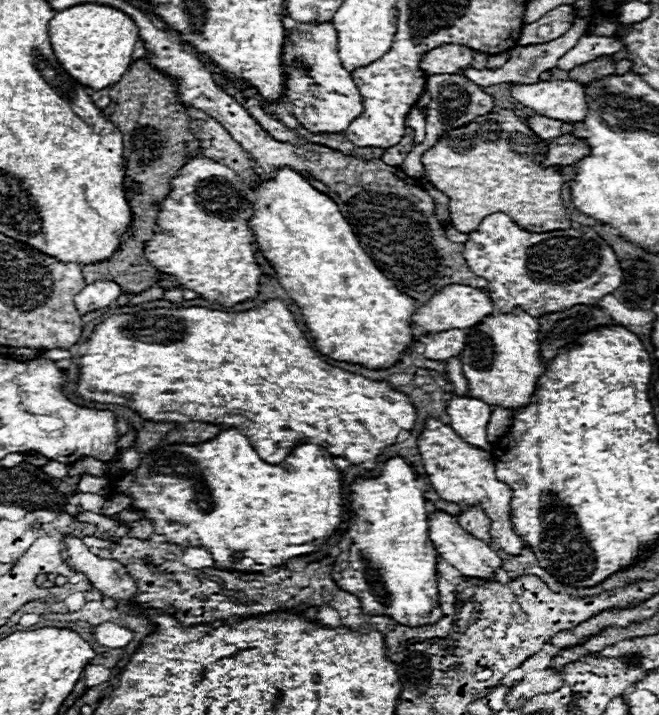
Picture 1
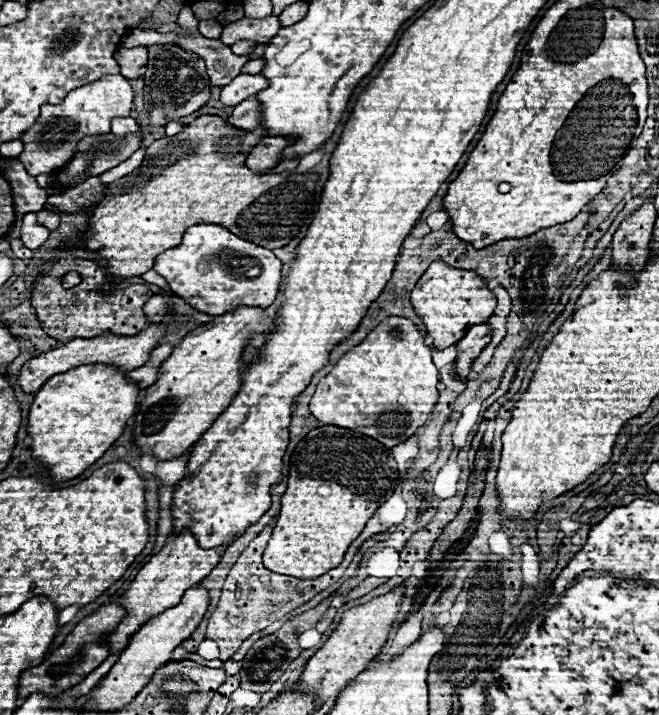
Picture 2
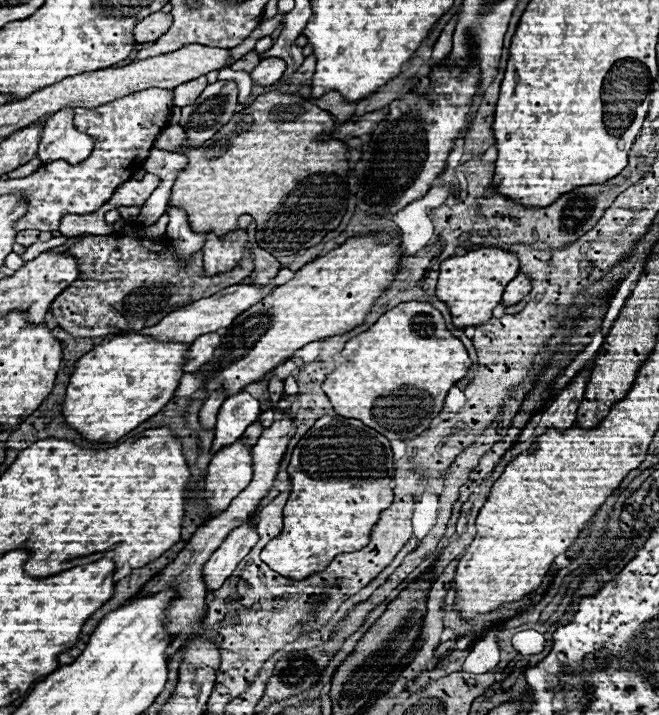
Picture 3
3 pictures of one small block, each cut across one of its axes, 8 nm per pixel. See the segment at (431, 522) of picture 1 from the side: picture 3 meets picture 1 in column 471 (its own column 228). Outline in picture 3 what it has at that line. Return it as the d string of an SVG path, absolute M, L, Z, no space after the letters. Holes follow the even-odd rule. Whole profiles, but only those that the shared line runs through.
M248 518L242 526L234 528L228 538L220 544L220 548L212 554L208 564L204 564L204 582L208 590L218 590L224 580L236 570L240 560L252 550L252 546L258 542L256 526L252 524L252 518Z

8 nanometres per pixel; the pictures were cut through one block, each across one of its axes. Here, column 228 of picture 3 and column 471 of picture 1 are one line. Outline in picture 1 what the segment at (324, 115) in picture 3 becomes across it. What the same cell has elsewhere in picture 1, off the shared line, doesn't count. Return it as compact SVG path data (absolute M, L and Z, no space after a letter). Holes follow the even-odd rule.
M498 110L484 116L474 118L470 124L448 130L430 150L422 154L422 164L426 178L442 190L450 198L450 222L460 232L472 232L476 224L494 212L508 214L520 228L528 232L552 232L570 228L570 216L562 206L562 186L564 178L556 172L556 168L542 168L540 162L528 160L512 148L546 148L546 140L540 140L522 118L518 118L512 110Z

